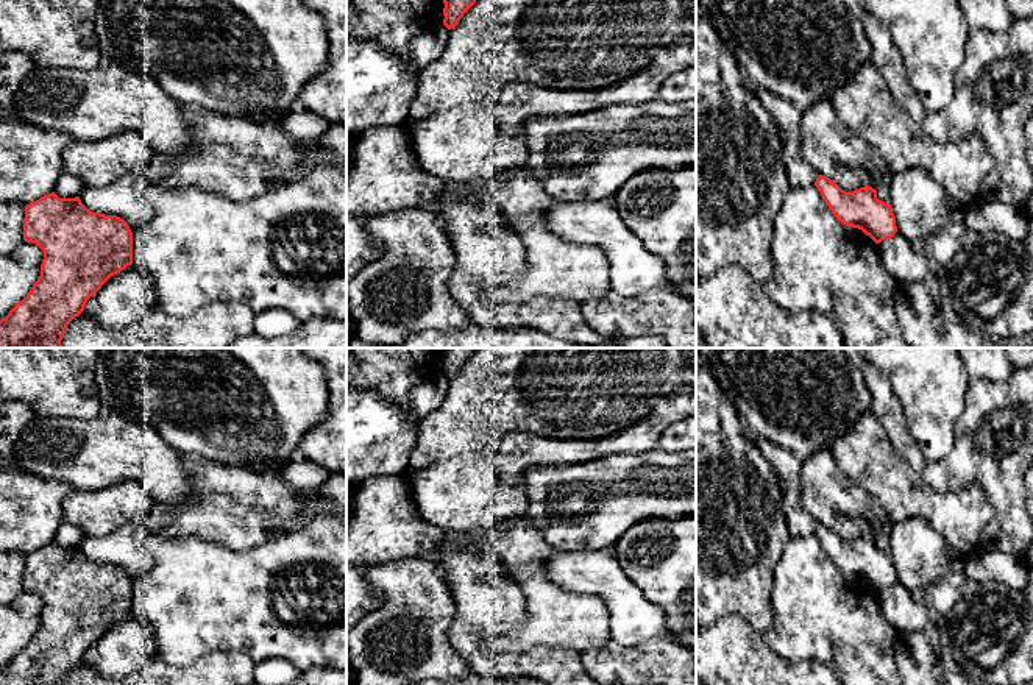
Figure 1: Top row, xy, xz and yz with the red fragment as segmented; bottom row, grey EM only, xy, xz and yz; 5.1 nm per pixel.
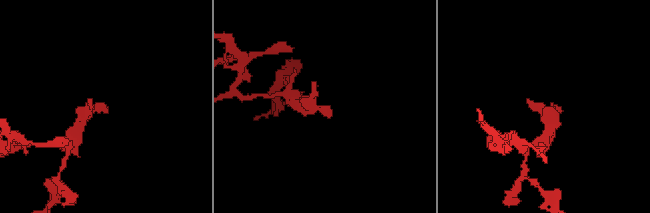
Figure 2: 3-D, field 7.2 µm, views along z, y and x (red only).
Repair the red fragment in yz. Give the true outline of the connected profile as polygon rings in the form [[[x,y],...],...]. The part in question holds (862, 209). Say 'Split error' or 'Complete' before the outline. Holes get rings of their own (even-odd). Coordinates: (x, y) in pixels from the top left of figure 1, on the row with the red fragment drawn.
Split error. [[[751,84],[752,92],[772,117],[780,133],[782,162],[790,187],[816,186],[832,214],[843,223],[861,229],[875,243],[897,232],[891,204],[877,198],[877,190],[864,186],[843,190],[830,178],[819,175],[804,158],[799,142],[802,111],[779,95]]]

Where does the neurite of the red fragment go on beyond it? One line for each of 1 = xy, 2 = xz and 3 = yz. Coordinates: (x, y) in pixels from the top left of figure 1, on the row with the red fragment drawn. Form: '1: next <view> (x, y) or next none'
1: next none
2: next none
3: next yz (787, 117)

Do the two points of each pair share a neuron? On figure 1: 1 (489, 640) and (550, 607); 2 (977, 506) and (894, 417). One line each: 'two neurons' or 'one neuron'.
1: one neuron
2: two neurons

